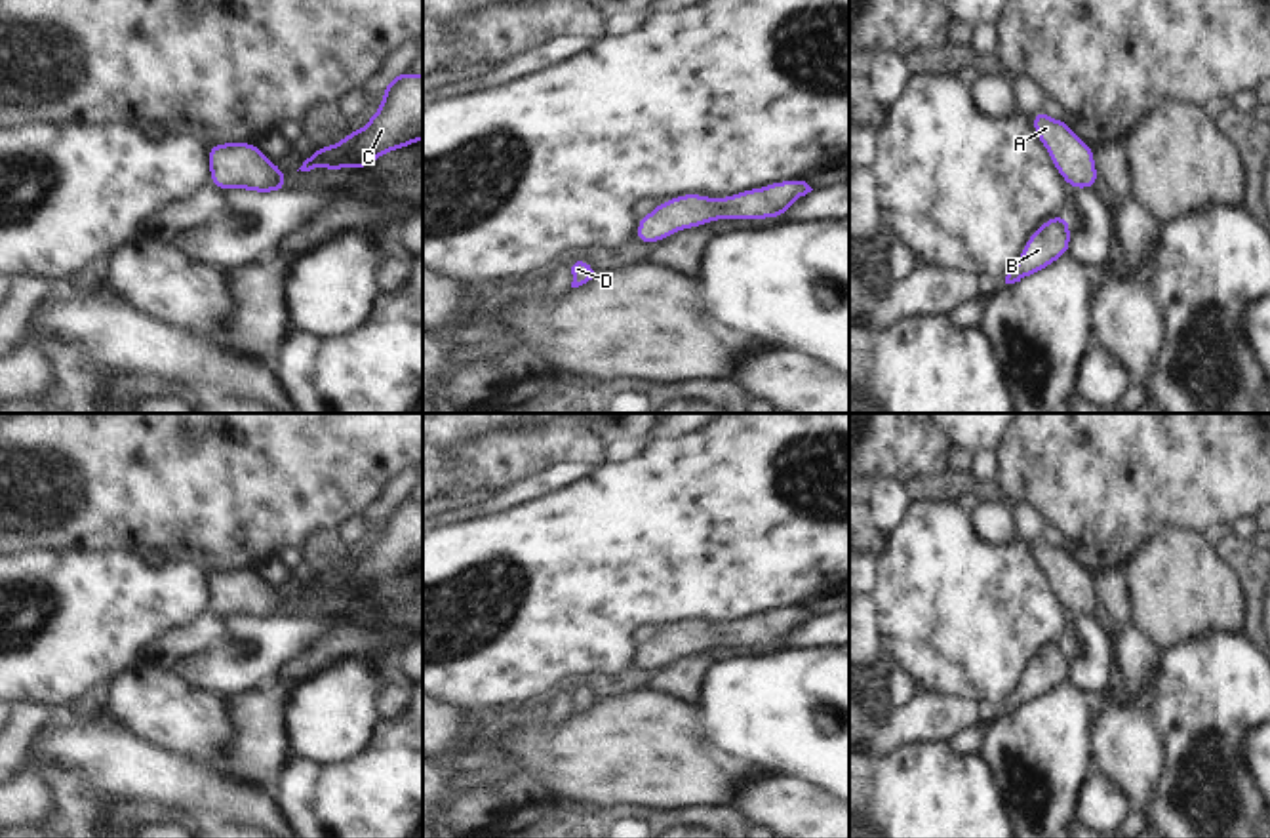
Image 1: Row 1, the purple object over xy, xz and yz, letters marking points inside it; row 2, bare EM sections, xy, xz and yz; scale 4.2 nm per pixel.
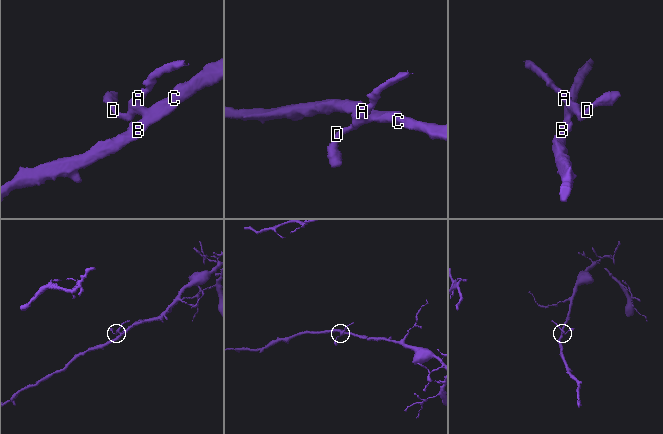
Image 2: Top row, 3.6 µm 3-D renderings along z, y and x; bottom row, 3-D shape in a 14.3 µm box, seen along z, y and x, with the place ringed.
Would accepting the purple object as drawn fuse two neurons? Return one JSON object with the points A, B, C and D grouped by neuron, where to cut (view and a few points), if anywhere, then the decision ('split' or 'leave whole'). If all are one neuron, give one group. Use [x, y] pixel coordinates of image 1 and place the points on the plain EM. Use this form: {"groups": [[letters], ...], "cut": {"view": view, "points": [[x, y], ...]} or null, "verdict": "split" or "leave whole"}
{"groups": [["A", "B", "C", "D"]], "cut": null, "verdict": "leave whole"}

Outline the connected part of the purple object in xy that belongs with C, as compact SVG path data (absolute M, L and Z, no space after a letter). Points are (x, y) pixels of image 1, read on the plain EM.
M404 497L385 510L381 533L358 558L347 558L335 571L314 575L301 598L326 594L339 598L352 592L356 598L379 583L409 573L423 566L423 501Z

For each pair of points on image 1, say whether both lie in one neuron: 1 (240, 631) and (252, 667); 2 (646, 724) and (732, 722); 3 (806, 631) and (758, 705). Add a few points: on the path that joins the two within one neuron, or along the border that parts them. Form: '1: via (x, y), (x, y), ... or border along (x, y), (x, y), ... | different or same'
1: via (252, 638), (261, 644), (259, 656) | same
2: border along (697, 705), (705, 732), (732, 757) | different
3: border along (829, 644), (781, 650) | different

